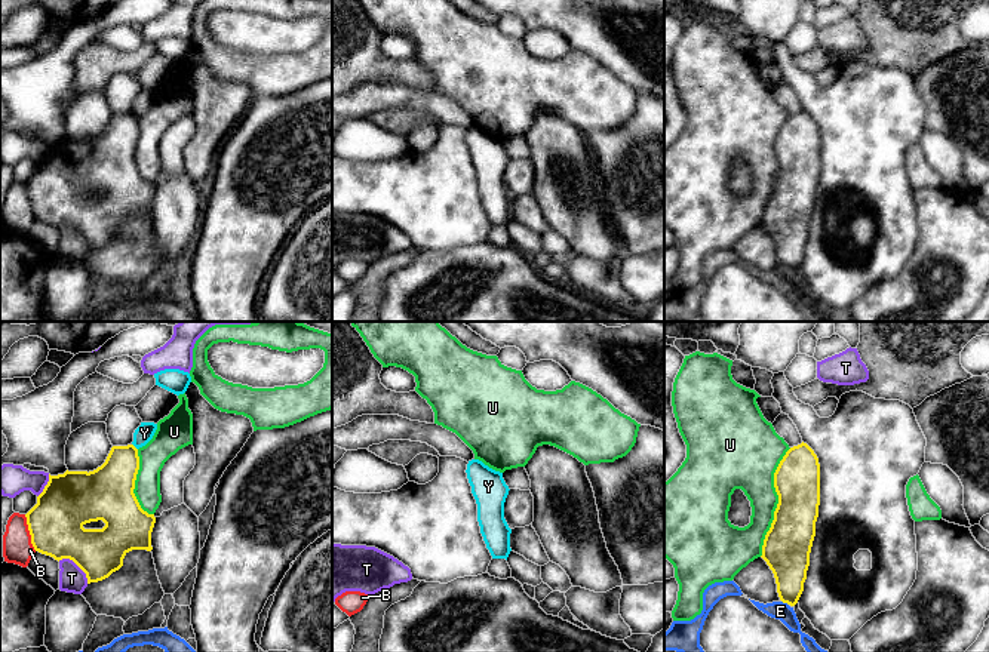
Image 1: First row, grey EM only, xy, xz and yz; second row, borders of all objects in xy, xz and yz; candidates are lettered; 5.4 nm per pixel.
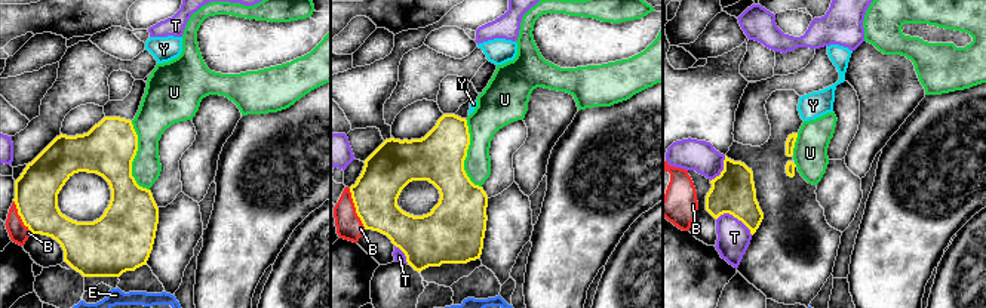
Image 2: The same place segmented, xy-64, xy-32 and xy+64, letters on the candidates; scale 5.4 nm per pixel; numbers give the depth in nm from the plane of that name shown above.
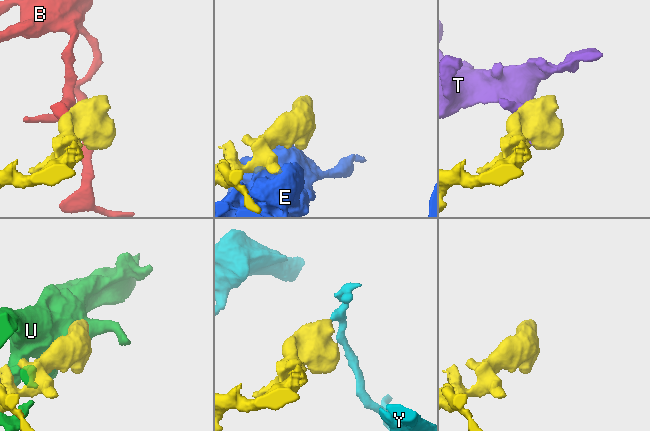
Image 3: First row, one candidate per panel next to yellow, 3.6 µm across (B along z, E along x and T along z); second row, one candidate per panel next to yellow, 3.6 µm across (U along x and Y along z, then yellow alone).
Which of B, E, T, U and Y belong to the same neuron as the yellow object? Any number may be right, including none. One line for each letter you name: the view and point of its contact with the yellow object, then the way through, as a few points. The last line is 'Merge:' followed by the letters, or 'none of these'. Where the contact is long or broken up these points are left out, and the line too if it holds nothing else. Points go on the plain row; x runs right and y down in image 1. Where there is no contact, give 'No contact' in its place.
Merge: none of these

